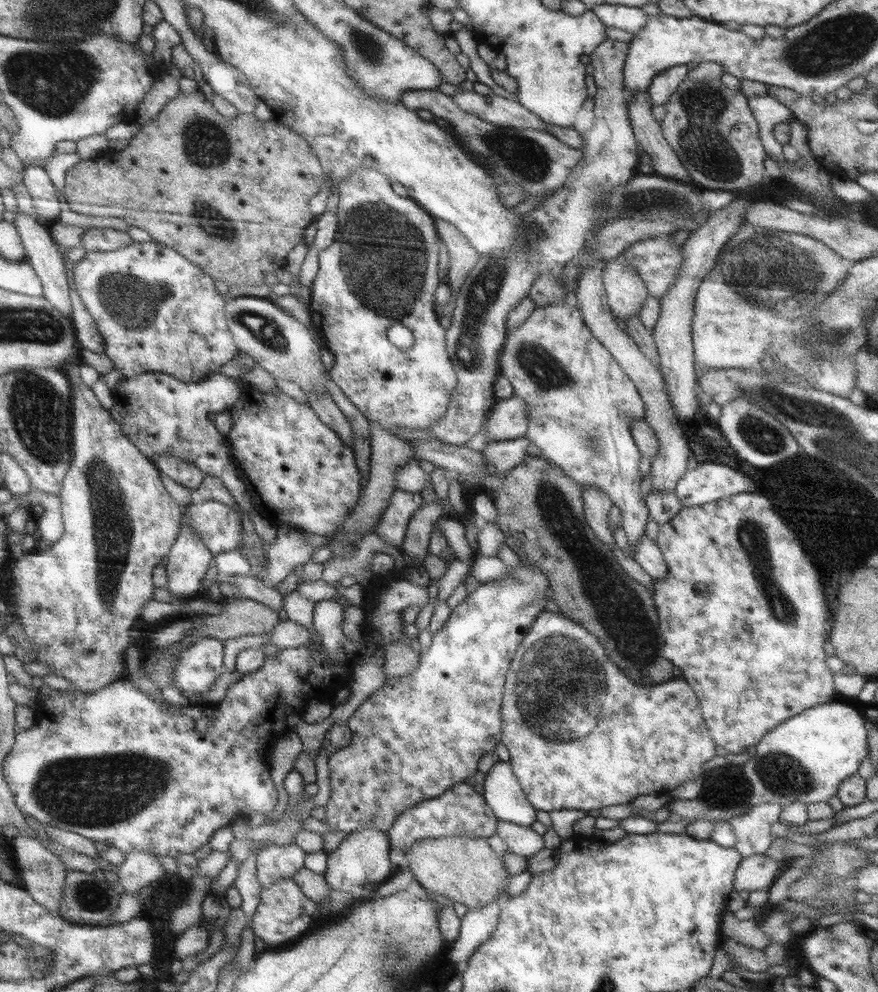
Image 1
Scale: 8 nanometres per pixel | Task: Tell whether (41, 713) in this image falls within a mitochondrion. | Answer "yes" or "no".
no

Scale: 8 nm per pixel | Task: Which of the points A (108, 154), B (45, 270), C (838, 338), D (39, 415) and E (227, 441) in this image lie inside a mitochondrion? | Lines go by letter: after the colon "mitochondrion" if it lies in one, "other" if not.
A: other
B: other
C: mitochondrion
D: mitochondrion
E: other

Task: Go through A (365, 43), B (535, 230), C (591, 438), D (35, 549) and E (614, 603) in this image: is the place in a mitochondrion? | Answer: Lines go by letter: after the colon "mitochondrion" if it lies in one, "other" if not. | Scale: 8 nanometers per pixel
A: mitochondrion
B: mitochondrion
C: mitochondrion
D: other
E: mitochondrion

